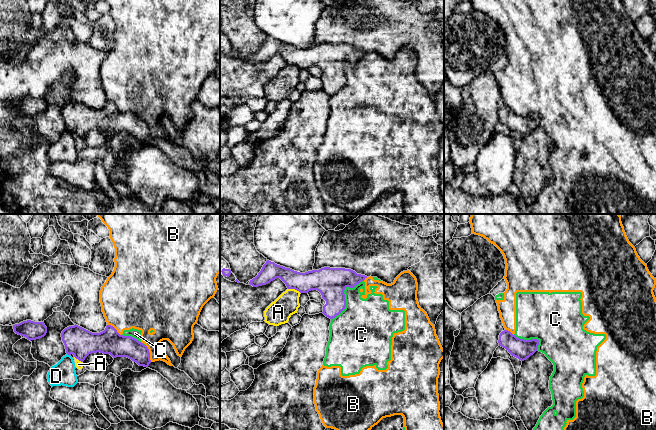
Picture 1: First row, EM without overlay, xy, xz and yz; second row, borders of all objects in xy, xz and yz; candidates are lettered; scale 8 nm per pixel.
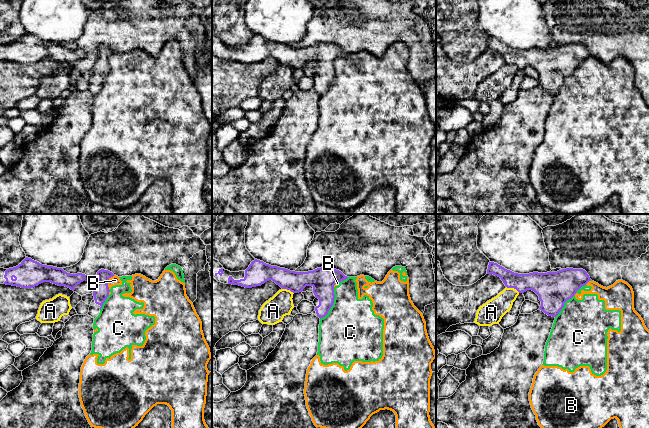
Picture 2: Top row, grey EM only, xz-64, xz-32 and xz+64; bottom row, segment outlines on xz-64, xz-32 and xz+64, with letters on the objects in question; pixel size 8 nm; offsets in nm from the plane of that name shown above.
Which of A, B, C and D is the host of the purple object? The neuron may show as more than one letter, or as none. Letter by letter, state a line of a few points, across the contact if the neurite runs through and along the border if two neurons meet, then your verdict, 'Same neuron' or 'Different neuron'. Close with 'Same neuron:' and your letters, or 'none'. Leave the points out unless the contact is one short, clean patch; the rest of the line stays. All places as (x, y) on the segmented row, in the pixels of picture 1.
A: Line: xz (288, 288), (294, 288), (300, 293). Different neuron
B: Line: xy (107, 324), (110, 324), (121, 335). Different neuron
C: Different neuron
D: Line: xy (67, 353), (69, 355). Different neuron
Same neuron: none

